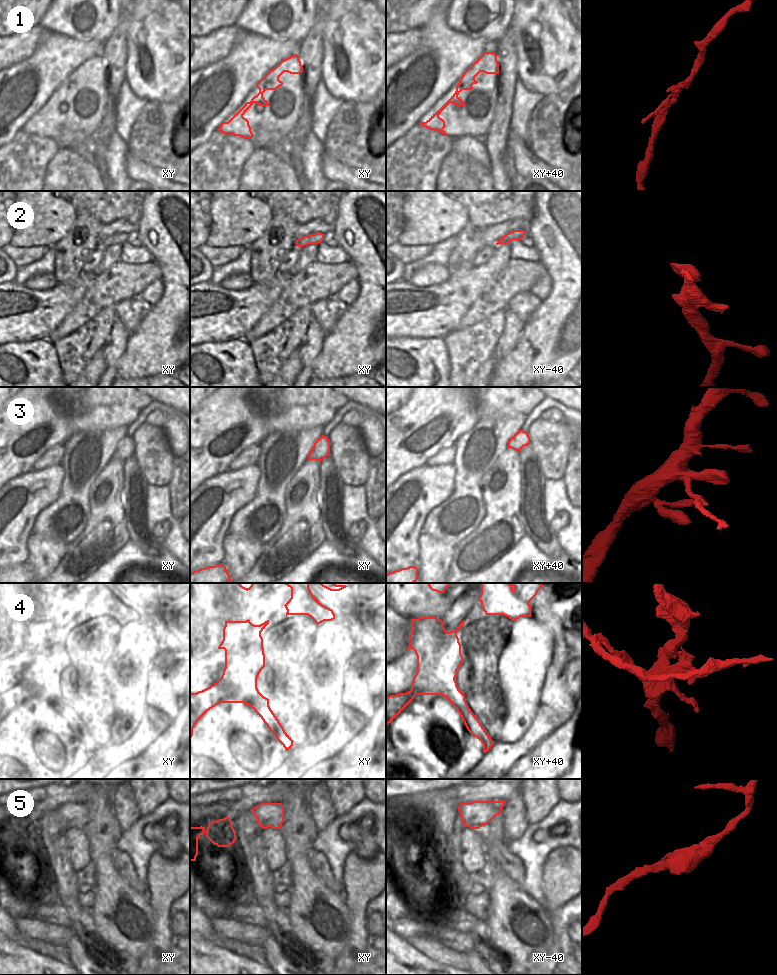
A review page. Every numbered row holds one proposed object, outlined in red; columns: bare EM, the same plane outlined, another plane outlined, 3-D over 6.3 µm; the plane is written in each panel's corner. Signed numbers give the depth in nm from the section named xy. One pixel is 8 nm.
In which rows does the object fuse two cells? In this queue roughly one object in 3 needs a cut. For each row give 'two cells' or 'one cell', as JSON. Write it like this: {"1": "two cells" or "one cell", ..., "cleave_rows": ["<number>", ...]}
{"1": "one cell", "2": "one cell", "3": "two cells", "4": "two cells", "5": "one cell", "cleave_rows": ["3", "4"]}

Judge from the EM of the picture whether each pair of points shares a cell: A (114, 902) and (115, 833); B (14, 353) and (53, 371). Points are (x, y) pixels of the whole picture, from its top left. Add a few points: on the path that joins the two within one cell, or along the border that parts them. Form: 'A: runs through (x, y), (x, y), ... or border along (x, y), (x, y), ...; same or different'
A: runs through (110, 885), (105, 871), (105, 850); same
B: runs through (24, 360), (35, 371), (43, 371); same

